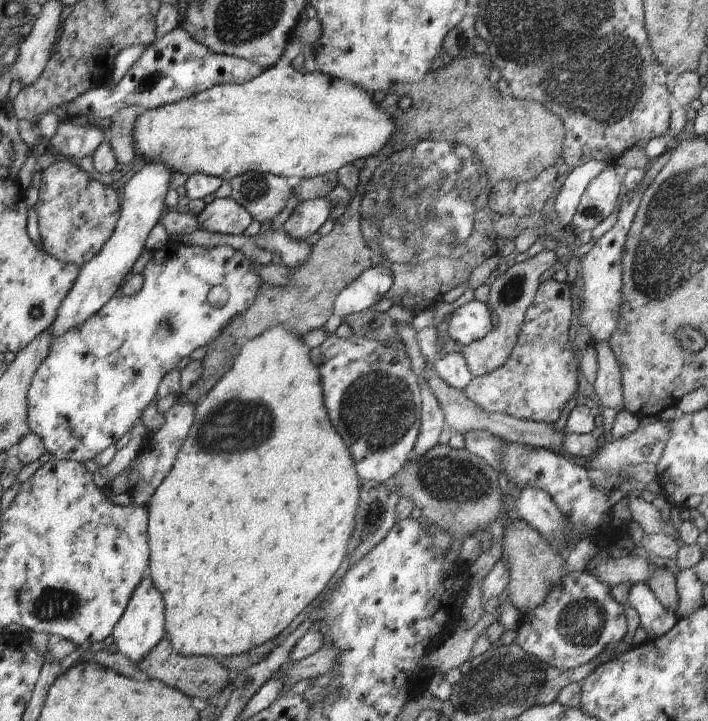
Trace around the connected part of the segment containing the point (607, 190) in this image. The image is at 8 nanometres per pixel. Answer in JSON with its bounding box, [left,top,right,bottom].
[572,164,622,232]

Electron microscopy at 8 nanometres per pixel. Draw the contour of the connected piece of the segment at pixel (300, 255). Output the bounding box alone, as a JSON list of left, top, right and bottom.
[252,229,311,270]

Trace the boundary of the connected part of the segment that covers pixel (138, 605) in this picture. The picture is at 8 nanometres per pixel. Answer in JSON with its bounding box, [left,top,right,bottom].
[112,576,165,666]

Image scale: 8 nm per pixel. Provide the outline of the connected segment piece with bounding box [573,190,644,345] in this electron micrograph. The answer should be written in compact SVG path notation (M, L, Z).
M636 190L627 193L622 204L620 204L616 223L600 239L590 244L589 251L584 258L582 266L582 276L585 284L584 306L582 308L576 306L573 325L584 325L589 328L592 345L602 341L608 342L610 335L617 327L623 285L621 258L625 249L625 240L638 210L643 192L644 190L641 190L637 193Z

